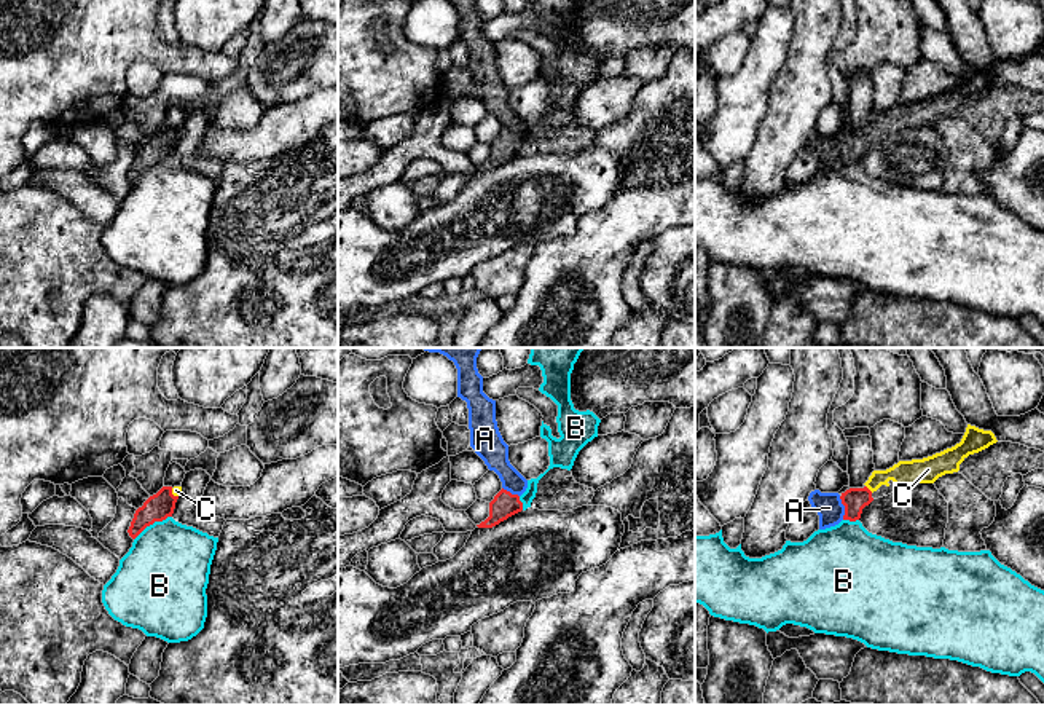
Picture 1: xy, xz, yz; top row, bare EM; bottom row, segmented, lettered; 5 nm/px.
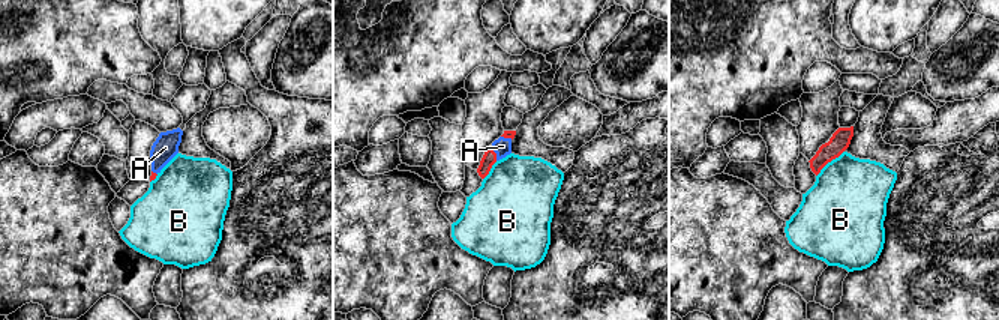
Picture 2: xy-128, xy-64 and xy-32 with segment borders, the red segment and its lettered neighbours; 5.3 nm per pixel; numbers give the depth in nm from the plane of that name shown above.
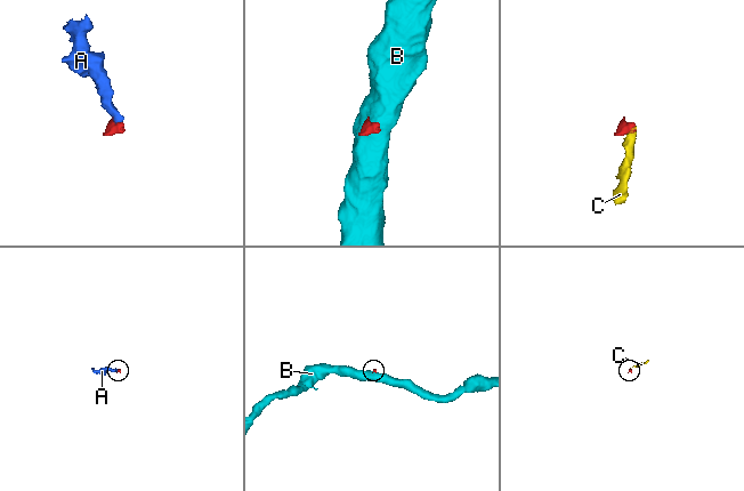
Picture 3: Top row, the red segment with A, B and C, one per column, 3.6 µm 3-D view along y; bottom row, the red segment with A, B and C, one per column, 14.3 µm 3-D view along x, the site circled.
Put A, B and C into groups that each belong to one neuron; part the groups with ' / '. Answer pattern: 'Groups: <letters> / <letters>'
Groups: A C / B

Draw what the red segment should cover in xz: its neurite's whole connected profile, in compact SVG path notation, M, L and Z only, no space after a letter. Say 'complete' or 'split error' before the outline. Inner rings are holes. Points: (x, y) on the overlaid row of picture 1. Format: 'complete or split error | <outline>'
split error | M422 348L440 352L457 368L457 397L467 402L470 447L494 471L502 490L489 502L489 517L477 525L493 528L523 510L520 496L528 488L528 480L510 464L508 445L504 442L496 421L496 400L483 392L483 376L477 368L480 348Z

